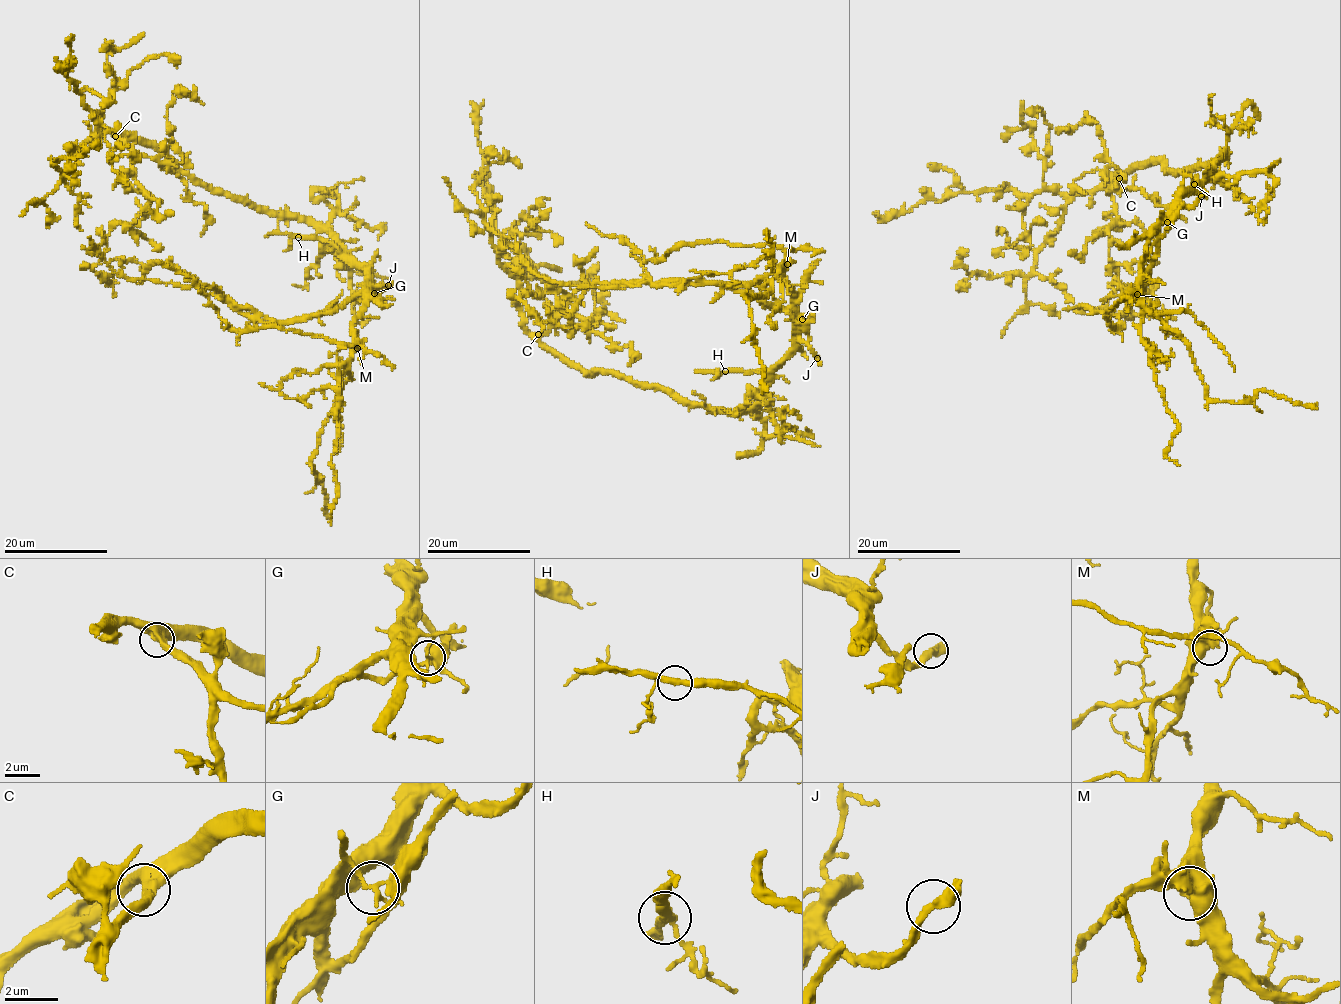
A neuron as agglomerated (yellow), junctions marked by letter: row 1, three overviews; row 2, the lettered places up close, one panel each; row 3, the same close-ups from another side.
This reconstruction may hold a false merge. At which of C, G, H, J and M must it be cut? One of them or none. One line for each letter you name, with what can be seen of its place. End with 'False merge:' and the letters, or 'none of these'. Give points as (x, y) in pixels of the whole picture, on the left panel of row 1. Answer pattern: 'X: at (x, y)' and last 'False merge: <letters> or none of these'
G: at (374, 293)
False merge: G

